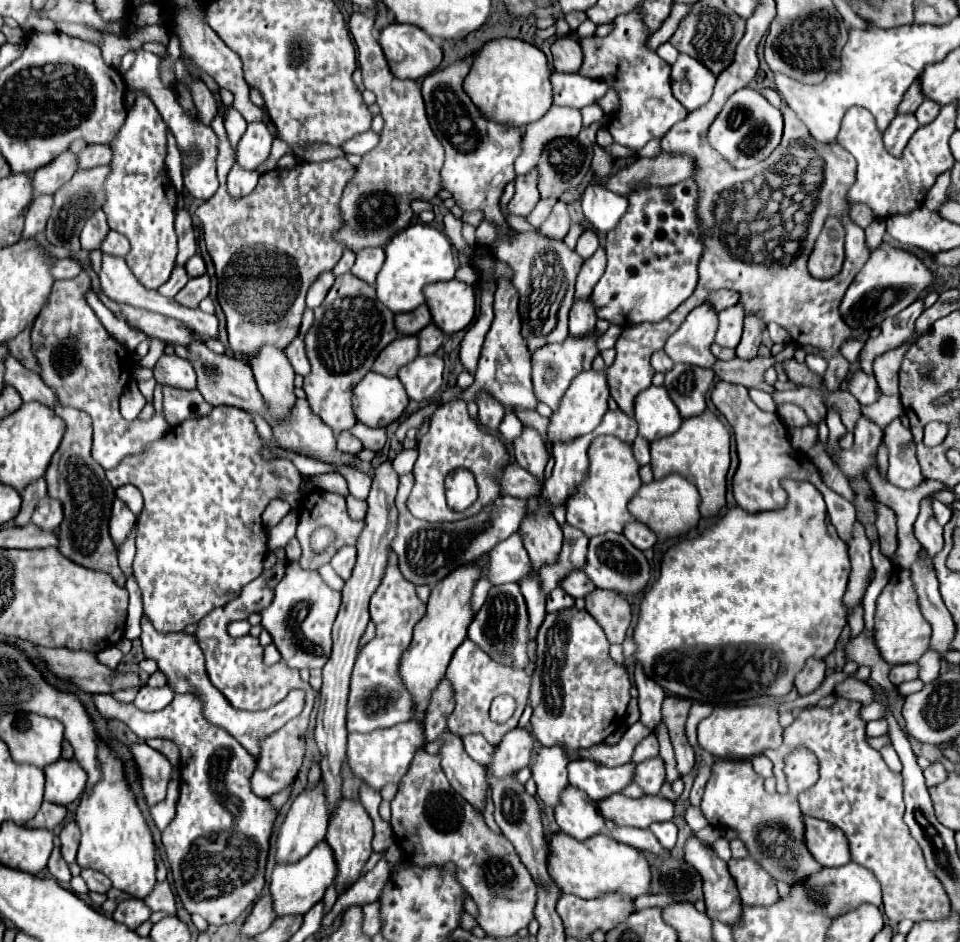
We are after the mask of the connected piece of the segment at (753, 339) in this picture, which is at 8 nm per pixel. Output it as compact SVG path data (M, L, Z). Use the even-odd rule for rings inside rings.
M758 316L744 318L744 336L742 336L740 346L736 348L738 358L754 358L758 354L764 328L766 328L766 324L762 324L762 320L758 320Z

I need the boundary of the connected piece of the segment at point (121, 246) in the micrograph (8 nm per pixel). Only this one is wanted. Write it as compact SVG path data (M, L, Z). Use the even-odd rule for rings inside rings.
M110 232L110 234L106 236L106 240L102 242L102 252L114 254L114 256L126 256L126 254L130 252L126 236L122 236L122 234L118 234L118 232Z

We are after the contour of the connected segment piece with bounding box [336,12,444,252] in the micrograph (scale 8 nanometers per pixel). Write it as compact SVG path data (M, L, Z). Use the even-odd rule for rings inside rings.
M356 12L350 16L350 32L358 46L358 66L362 68L364 86L376 94L376 102L384 118L380 144L364 154L340 202L344 228L336 234L336 238L354 252L366 246L386 246L410 224L412 200L432 200L444 190L440 180L444 148L428 124L420 86L414 80L400 80L390 72L372 28L372 14Z

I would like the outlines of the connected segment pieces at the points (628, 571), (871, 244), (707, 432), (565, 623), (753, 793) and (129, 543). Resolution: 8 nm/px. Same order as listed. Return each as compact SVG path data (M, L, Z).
M614 532L590 538L588 560L582 570L598 588L618 592L620 596L632 596L642 592L650 580L650 566L646 556L638 548L634 548L622 534L614 534Z
M874 220L868 228L866 228L866 242L868 242L868 248L874 250L878 246L878 242L882 240L884 236L884 230L886 230L886 224L882 220Z
M702 412L682 422L682 426L660 440L650 444L652 454L652 472L654 480L660 480L668 474L680 474L690 480L700 492L700 514L702 518L712 518L726 504L726 474L730 466L730 432L728 428L710 412Z
M576 606L550 612L538 628L536 636L536 666L532 672L532 688L530 688L530 706L534 708L532 714L532 732L544 746L560 744L568 752L590 748L594 744L604 742L610 734L614 734L624 724L626 706L630 702L630 688L632 682L628 678L626 668L620 668L608 654L610 642L606 640L604 630L600 624L590 616L586 610L578 610Z
M716 760L712 764L712 776L706 784L704 798L702 798L702 814L712 826L718 828L730 828L738 834L738 838L744 842L750 858L754 858L756 864L760 864L774 880L786 882L788 886L804 884L806 876L812 876L814 872L820 872L822 866L806 852L806 844L802 844L802 812L798 806L798 794L812 786L818 780L818 768L810 768L810 760L804 760L804 766L800 766L800 774L796 776L790 772L790 784L786 794L768 794L764 790L764 780L752 770L750 760Z
M134 524L134 528L132 528L131 533L127 537L124 544L120 547L118 553L118 562L120 568L124 572L125 577L131 576L133 574L133 560L136 553L136 532L137 532L137 525Z

